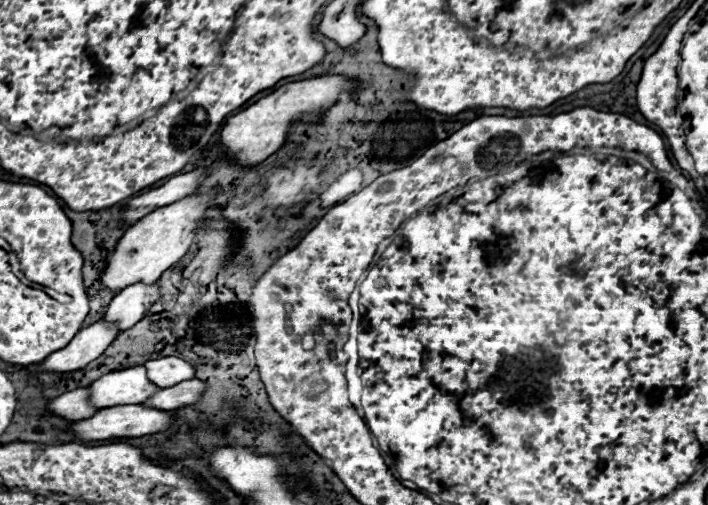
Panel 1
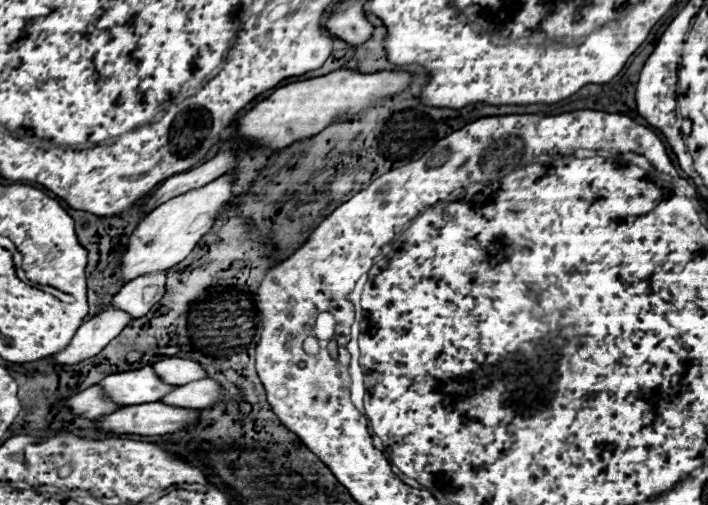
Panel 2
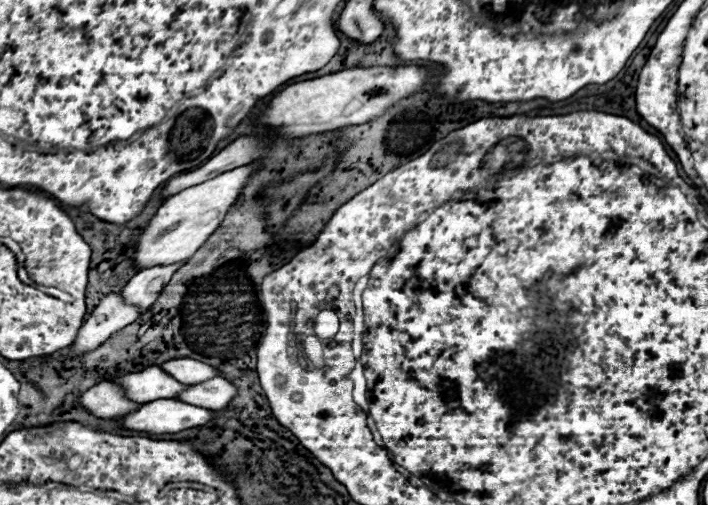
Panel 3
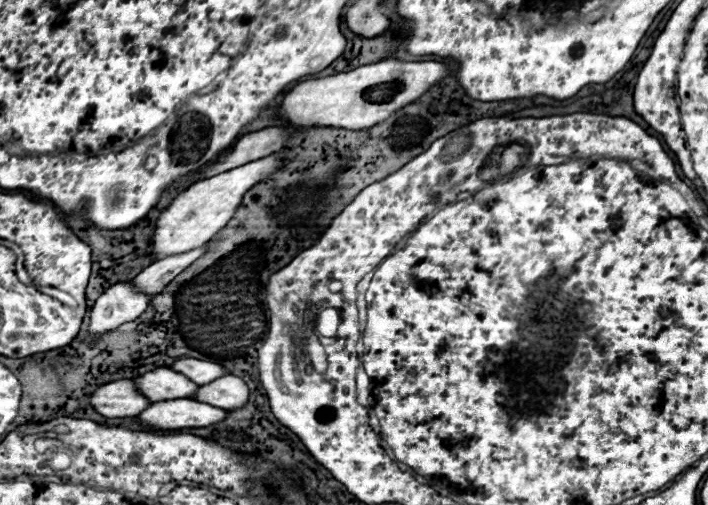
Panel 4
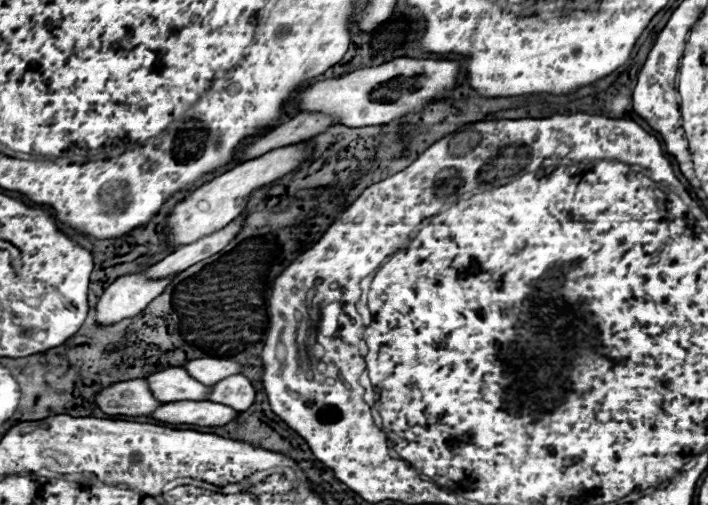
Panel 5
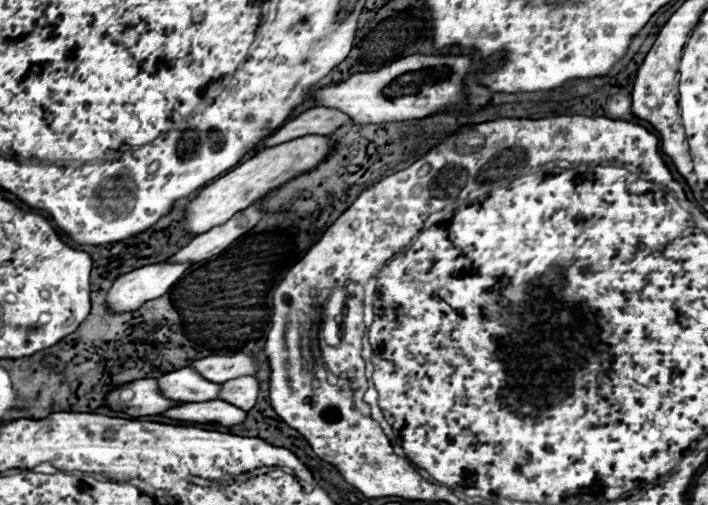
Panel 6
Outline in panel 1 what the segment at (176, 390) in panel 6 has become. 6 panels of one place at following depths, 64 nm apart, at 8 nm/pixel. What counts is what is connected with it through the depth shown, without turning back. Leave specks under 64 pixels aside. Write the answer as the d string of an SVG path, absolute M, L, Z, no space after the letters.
M134 366L128 370L112 372L88 386L92 396L90 400L94 406L118 406L120 402L140 402L144 404L156 390L162 390L160 386L152 384L148 380L144 366Z

